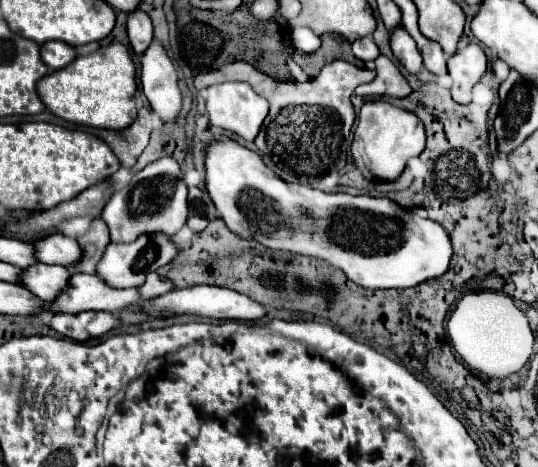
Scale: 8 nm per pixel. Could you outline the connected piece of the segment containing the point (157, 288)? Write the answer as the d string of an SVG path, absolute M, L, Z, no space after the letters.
M151 273L151 275L147 275L147 281L139 287L139 291L141 291L141 299L145 301L145 299L153 299L153 297L165 295L165 293L169 293L173 287L175 287L175 285L171 283L171 279L161 277L161 275L157 275L157 273Z

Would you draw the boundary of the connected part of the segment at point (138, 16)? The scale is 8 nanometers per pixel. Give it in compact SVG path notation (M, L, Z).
M141 9L133 11L127 21L127 31L129 31L129 43L133 51L141 57L145 49L149 47L149 43L153 41L153 25L151 25L149 15L143 13Z

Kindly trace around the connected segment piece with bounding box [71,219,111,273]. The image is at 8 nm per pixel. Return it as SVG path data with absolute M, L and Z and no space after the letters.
M93 219L89 231L85 235L81 235L77 241L83 247L85 257L81 259L81 263L71 267L71 271L75 269L75 271L81 271L81 273L95 273L97 263L101 261L101 257L105 253L105 247L111 243L109 227L105 225L103 219Z

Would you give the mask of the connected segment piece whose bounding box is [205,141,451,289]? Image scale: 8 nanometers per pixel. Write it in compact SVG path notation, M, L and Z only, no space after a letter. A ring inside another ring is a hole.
M215 141L207 147L207 159L205 159L205 165L207 165L207 191L211 195L211 199L215 201L217 209L221 211L221 217L223 221L227 223L227 227L233 231L233 233L239 233L241 239L255 239L257 243L269 247L269 249L275 249L275 251L289 251L289 253L297 253L297 255L309 255L309 257L317 257L317 259L323 259L327 261L329 265L341 269L349 281L353 281L355 285L361 285L361 287L369 287L369 289L389 289L389 287L413 287L413 285L419 285L423 281L429 281L429 279L435 279L439 275L443 275L447 269L449 269L449 261L451 261L451 239L447 235L447 231L431 221L431 219L419 219L415 217L411 211L399 207L397 203L393 203L391 199L387 197L369 197L369 195L347 195L347 193L323 193L319 189L311 189L307 185L299 185L299 183L285 183L281 177L277 177L265 163L263 159L253 153L251 149L239 145L237 141ZM245 195L251 195L255 201L247 201L245 203Z

